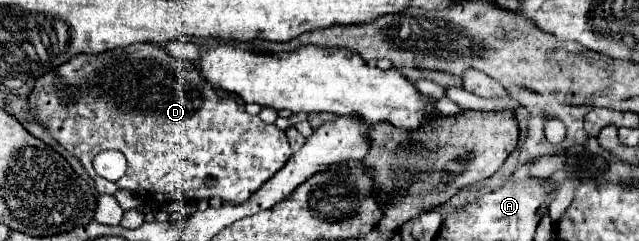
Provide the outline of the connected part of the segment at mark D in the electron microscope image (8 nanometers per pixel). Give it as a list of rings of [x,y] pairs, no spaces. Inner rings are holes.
[[[150,42],[116,48],[96,56],[78,54],[70,62],[38,78],[28,102],[32,116],[84,164],[100,194],[112,196],[118,190],[130,190],[148,202],[164,202],[166,198],[208,200],[216,194],[222,200],[240,204],[292,156],[288,136],[282,130],[262,122],[258,116],[250,116],[234,94],[218,88],[214,90],[192,62],[174,58],[162,46]],[[102,150],[120,150],[126,156],[128,170],[118,182],[110,182],[94,172],[92,160]],[[206,178],[212,178],[214,184],[208,186]]]

